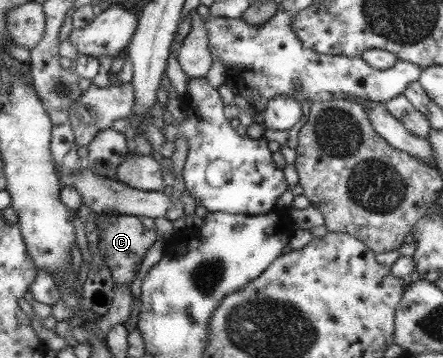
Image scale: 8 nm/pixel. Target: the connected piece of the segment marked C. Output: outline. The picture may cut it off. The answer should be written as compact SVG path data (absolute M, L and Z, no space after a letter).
M117 214L111 218L95 215L93 222L98 228L98 253L109 269L112 283L115 286L130 285L148 248L156 241L157 235L154 230L144 228L140 220L133 215Z

